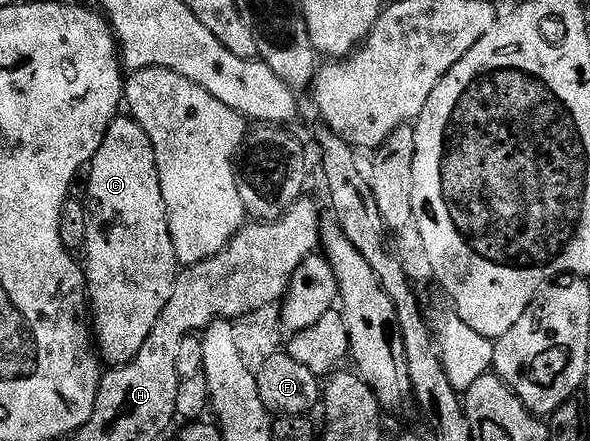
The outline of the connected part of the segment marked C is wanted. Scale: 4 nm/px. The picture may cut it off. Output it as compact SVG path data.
M129 115L118 116L116 121L111 122L107 135L101 138L101 146L97 148L97 154L94 155L91 164L88 166L88 171L91 175L91 183L89 184L89 196L87 198L87 237L83 250L83 258L85 257L83 268L87 286L87 301L91 306L91 329L95 334L95 348L100 360L106 366L120 367L132 363L135 355L139 355L139 347L143 347L143 343L147 343L147 335L151 335L151 327L155 327L155 319L159 319L167 299L171 299L171 291L173 290L173 284L177 281L179 266L175 255L175 247L171 243L171 231L169 230L169 220L165 214L163 191L161 190L159 171L155 163L155 151L147 131L143 131L140 123L134 121L132 116Z

